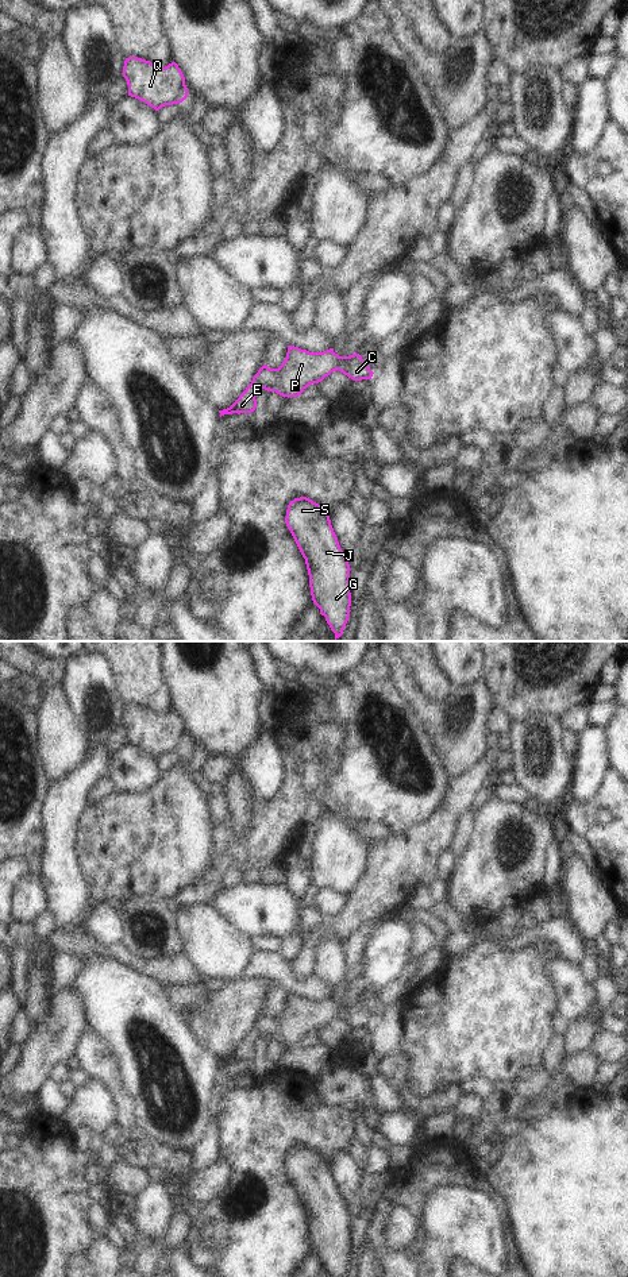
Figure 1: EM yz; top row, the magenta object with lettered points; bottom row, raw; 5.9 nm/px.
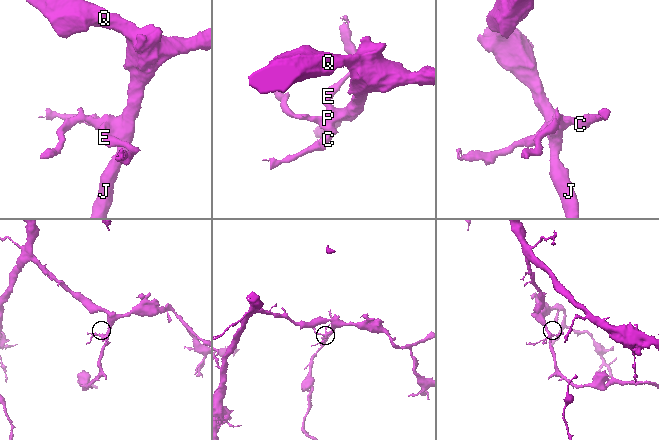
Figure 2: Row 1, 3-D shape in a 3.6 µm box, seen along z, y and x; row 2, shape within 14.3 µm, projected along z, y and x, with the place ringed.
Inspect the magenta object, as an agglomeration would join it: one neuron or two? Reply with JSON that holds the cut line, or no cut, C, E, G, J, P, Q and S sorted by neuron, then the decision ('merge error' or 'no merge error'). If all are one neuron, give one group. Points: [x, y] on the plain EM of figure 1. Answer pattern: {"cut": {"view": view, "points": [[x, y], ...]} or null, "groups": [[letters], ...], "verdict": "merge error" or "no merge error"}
{"cut": null, "groups": [["C", "E", "G", "J", "P", "Q", "S"]], "verdict": "no merge error"}

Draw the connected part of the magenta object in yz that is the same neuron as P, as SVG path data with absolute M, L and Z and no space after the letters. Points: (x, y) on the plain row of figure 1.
M288 994L282 1012L278 1016L269 1016L263 1012L239 1046L230 1056L219 1058L220 1065L254 1060L257 1056L255 1041L261 1037L288 1046L298 1045L309 1033L321 1030L336 1018L352 1029L371 1027L374 1022L369 1016L369 1010L357 1000L350 1004L339 1004L334 996L309 1000Z

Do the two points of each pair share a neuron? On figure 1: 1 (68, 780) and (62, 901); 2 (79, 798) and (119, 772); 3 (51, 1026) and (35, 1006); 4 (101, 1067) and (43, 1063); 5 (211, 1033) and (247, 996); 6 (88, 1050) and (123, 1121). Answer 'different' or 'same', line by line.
1: same
2: different
3: different
4: different
5: same
6: same

